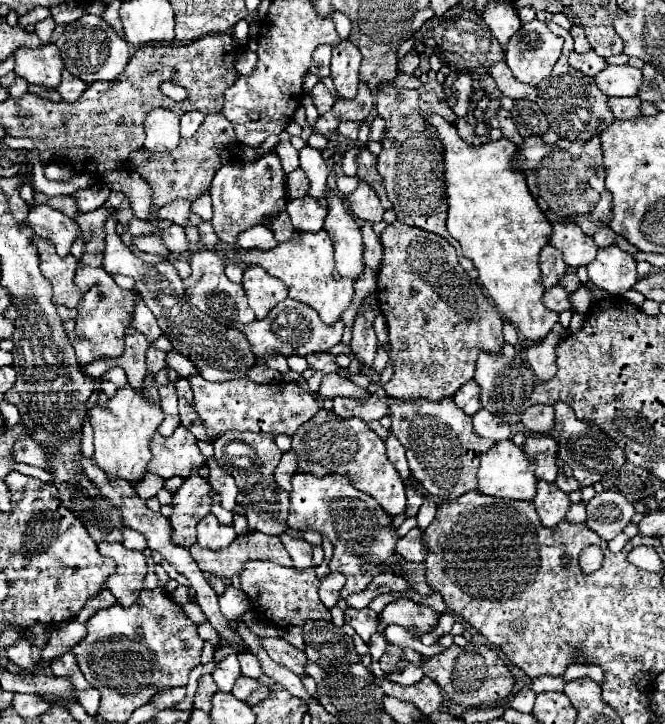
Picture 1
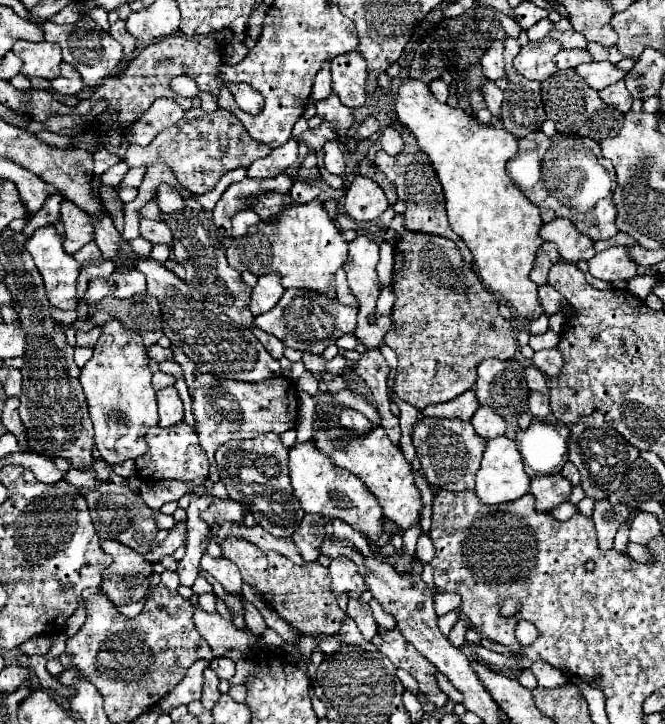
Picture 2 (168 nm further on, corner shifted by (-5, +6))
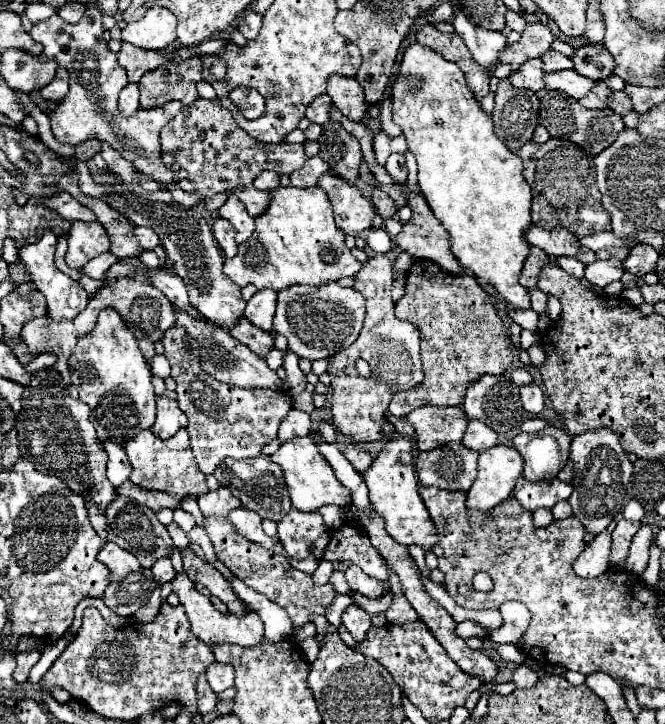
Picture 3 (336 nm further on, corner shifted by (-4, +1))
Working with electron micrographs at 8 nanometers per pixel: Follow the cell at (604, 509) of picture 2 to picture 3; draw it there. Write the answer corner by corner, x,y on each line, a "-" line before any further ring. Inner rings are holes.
608,531
594,537
594,541
580,553
576,563
572,563
572,569
578,577
592,579
602,575
608,569
608,555
610,555
612,535

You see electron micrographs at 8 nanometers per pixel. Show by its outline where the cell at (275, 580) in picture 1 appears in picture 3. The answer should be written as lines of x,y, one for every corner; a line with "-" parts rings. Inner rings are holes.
204,517
202,527
206,531
206,535
210,537
214,551
218,555
218,559
238,577
242,579
248,587
252,587
254,591
266,595
270,601
278,603
282,609
288,611
294,627
302,627
304,623
310,621
312,615
324,615
324,609
328,603
332,603
332,599
336,597
332,585
314,585
312,577
308,573
302,573
298,569
294,569
288,559
284,555
276,555
244,537
240,537
238,531
234,531
230,519
220,519
220,517

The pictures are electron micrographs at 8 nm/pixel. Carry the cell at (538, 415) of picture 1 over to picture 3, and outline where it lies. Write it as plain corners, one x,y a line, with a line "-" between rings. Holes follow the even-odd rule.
536,383
530,385
520,385
520,397
522,397
522,405
528,413
540,415
544,409
544,393

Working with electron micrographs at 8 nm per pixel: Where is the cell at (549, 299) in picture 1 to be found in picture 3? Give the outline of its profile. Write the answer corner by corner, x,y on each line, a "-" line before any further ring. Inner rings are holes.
528,289
528,293
530,293
530,305
532,305
532,309
538,313
538,315
542,315
542,313
546,313
546,299
548,299
548,295
546,293
542,293
540,289

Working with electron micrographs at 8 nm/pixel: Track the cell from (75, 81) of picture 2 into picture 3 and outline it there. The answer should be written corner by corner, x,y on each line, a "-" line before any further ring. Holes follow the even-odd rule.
64,67
56,69
56,77
50,85
40,89
40,95
48,101
60,101
68,93
68,71

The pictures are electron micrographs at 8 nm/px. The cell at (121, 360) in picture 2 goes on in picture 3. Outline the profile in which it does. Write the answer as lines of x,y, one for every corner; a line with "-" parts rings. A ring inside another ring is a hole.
100,311
92,333
82,335
72,349
68,369
72,385
92,411
92,423
96,423
100,441
108,435
138,435
152,427
156,417
152,373
138,349
138,339
126,327
118,311

